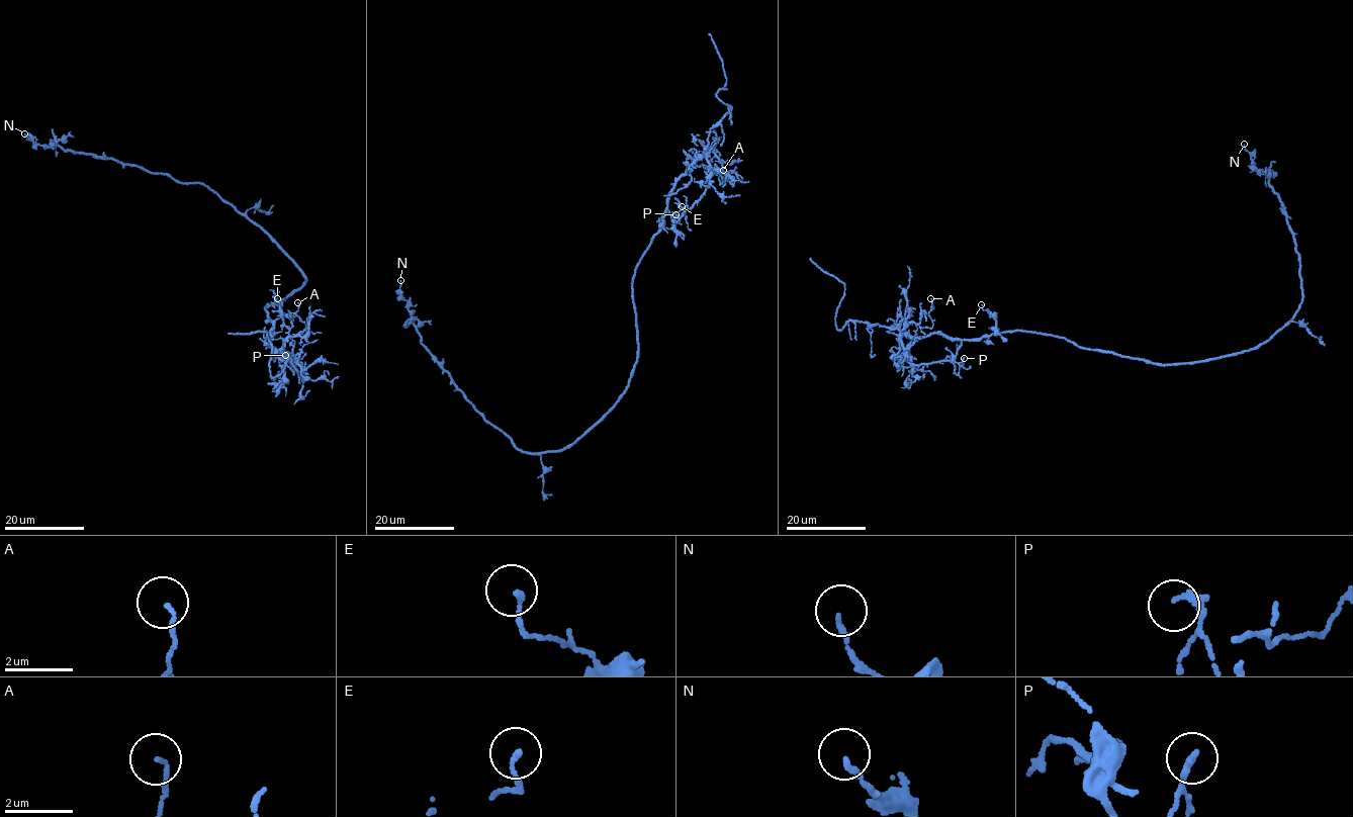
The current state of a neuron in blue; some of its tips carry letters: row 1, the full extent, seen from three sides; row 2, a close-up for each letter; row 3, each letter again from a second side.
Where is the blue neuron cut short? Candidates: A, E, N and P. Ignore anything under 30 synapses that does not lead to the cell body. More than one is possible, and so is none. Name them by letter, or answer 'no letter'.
no letter

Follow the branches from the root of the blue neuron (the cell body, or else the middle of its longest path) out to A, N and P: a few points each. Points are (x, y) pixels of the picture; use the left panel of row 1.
A: (303, 284), (264, 308), (273, 327), (267, 346), (275, 356), (288, 338), (308, 331), (296, 313), (297, 302)
N: (303, 284), (303, 272), (267, 234), (205, 185), (113, 159), (46, 147), (24, 133)
P: (303, 284), (264, 308), (273, 327), (267, 346), (304, 371), (296, 359), (292, 370), (285, 355)

